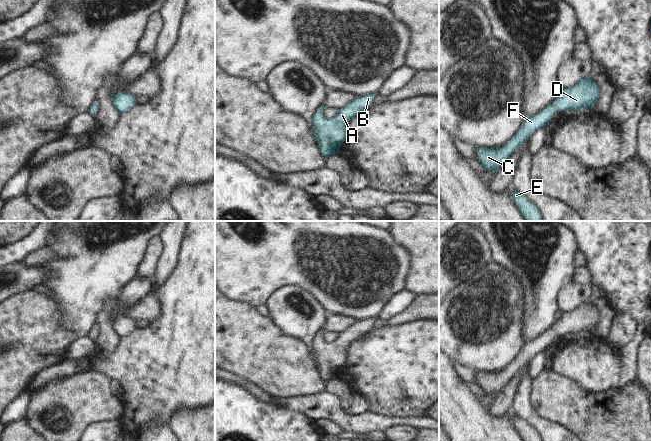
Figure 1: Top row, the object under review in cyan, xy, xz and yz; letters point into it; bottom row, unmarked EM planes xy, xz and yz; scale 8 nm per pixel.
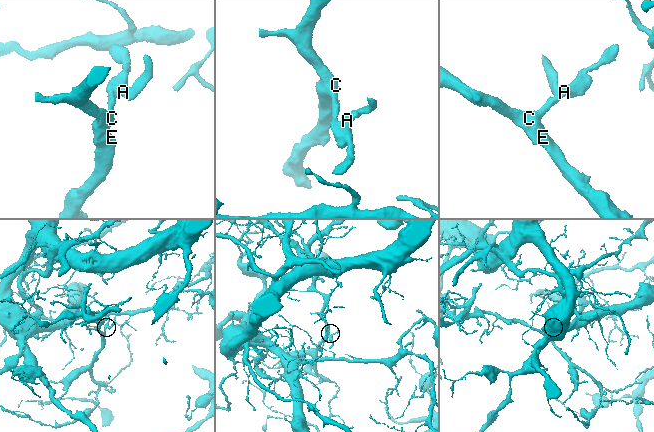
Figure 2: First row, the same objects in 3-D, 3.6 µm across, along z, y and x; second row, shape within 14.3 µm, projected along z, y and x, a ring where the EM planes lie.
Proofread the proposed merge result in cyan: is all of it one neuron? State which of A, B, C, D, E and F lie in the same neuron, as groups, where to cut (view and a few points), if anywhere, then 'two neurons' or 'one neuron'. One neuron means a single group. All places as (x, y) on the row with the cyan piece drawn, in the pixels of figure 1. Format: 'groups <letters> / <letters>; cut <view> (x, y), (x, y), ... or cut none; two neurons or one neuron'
groups A B C D E F; cut none; one neuron

